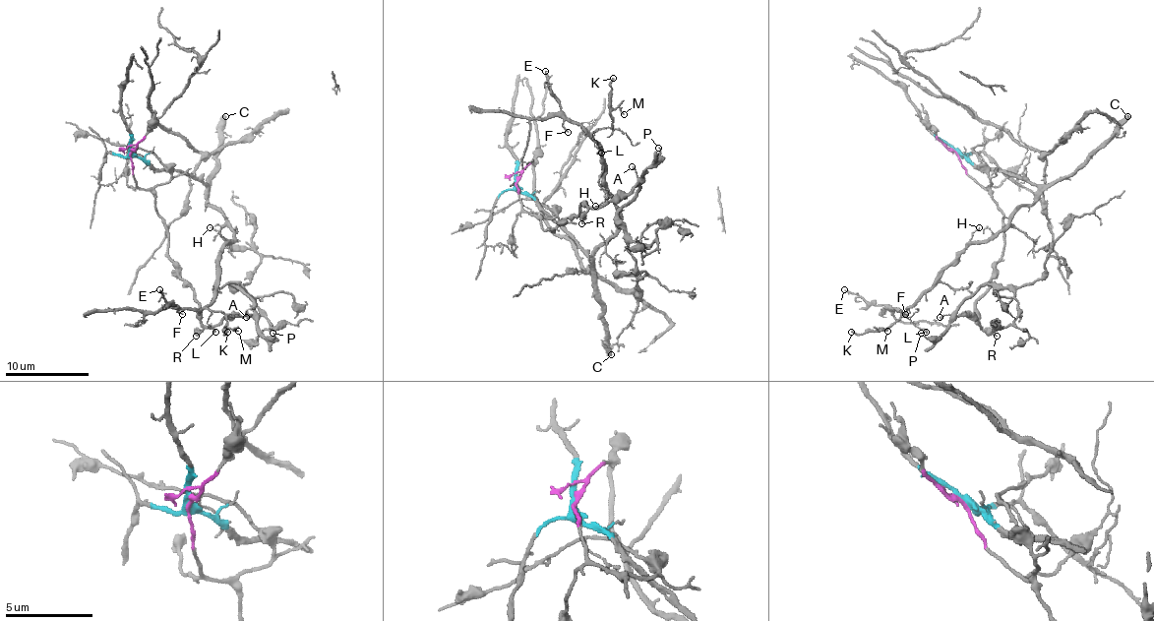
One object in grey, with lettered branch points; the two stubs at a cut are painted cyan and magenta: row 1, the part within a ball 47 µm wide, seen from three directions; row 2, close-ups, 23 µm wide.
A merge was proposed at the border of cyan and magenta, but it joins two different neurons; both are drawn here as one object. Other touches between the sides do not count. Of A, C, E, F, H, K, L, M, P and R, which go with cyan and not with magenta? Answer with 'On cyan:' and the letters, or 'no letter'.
On cyan: C, E, F, H, K, L, M

